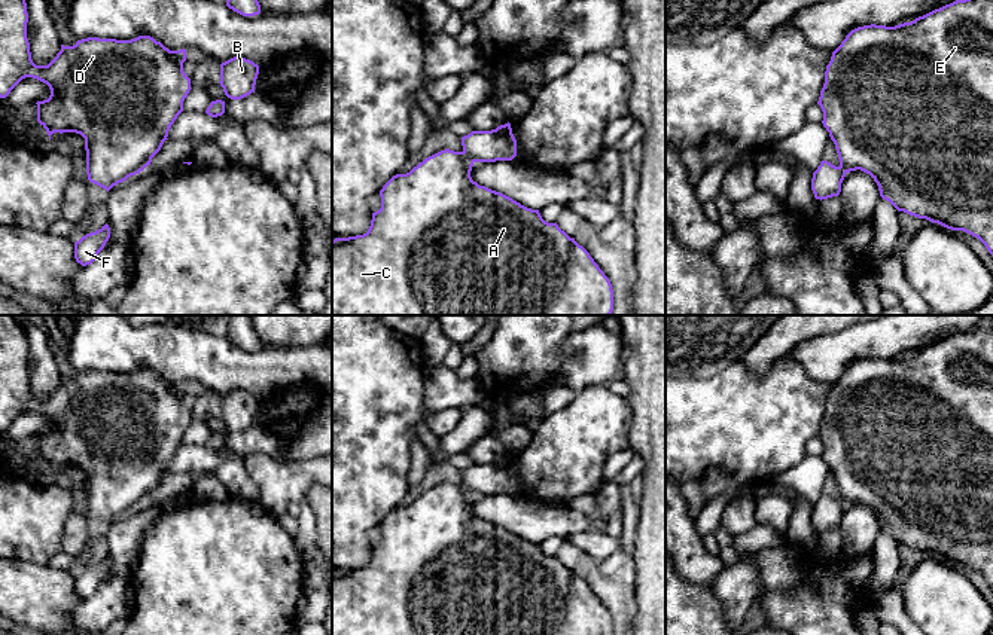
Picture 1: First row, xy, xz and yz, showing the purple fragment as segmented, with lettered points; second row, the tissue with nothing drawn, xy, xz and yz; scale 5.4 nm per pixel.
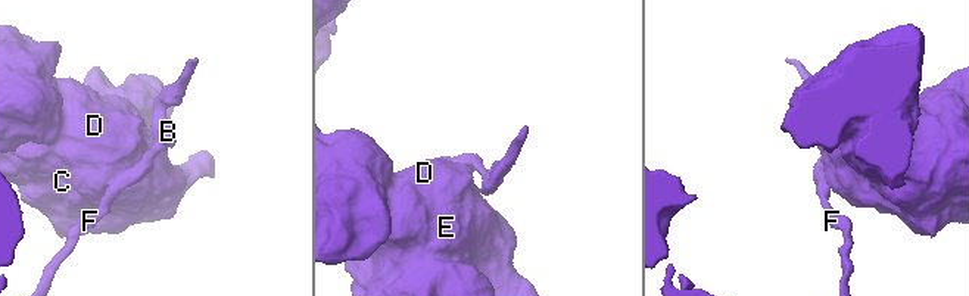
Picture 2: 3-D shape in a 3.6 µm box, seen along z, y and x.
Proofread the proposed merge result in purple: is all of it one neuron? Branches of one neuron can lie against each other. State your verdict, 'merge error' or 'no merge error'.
merge error

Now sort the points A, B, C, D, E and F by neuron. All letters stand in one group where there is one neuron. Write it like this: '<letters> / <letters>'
A C D E / B F

